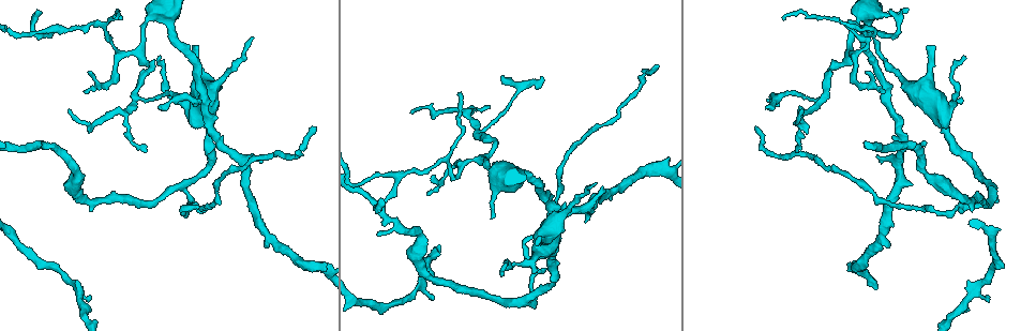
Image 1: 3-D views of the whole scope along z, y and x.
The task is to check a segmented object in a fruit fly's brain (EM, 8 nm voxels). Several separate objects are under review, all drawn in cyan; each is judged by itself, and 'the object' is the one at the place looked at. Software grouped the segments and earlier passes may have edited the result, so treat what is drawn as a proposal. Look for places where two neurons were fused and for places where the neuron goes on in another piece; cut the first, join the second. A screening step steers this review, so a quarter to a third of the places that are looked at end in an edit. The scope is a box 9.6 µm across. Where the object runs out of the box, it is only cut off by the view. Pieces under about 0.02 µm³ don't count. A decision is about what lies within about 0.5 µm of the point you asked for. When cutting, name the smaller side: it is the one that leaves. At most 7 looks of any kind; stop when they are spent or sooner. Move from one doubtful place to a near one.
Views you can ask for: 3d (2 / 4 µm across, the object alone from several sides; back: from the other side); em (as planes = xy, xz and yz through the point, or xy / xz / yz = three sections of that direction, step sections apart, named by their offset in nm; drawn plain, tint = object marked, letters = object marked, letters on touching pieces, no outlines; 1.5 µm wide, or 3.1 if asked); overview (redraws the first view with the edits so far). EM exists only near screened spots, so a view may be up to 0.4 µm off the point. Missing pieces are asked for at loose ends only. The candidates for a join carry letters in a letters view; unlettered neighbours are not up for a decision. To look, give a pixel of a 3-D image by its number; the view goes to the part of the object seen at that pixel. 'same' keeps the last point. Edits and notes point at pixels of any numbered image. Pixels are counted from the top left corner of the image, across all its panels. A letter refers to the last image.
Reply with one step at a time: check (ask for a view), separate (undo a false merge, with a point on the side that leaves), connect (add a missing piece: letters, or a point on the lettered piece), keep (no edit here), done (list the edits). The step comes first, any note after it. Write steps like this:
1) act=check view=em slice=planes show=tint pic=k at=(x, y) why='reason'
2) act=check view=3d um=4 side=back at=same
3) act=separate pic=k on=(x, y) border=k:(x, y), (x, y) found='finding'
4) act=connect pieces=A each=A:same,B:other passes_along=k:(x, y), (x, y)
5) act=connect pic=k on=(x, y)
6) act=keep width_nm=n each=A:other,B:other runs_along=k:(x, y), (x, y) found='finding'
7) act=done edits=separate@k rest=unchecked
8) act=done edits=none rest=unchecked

act=check view=em slice=planes show=letters pic=1 at=(192, 48) why='branch stops here'

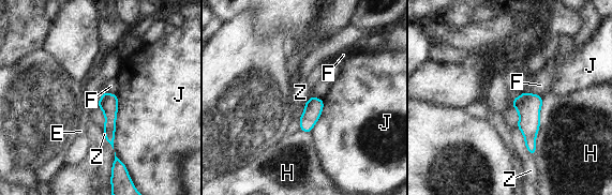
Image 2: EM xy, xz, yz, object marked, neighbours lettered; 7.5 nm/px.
act=keep each=E:other,F:other,H:other,J:other,Z:other border=2:(542, 98), (534, 155) found='none of them fits'

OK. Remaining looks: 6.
act=check view=em slice=planes show=letters pic=1 at=(884, 92) why='branch stops here'

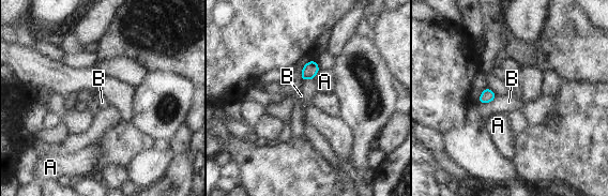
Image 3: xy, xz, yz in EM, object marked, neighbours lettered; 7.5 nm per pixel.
act=keep width_nm=100 each=A:other,B:other border=3:(497, 96), (490, 102), (477, 103) found='none of them fits'

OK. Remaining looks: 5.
act=check view=em slice=xy step=8 show=tint pic=1 at=(57, 30) why='three-way junction'

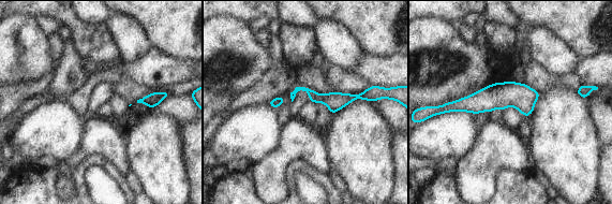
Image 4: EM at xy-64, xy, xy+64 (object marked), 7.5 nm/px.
act=check view=em slice=yz step=8 show=letters at=same why='another direction'

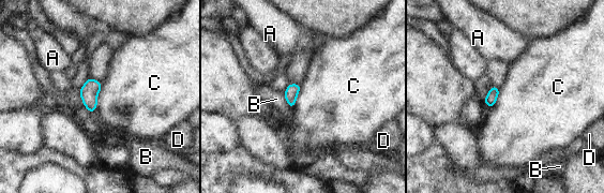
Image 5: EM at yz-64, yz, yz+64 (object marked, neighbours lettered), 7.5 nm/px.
act=keep each=A:other,B:other,C:other,D:other border=5:(102, 83), (96, 108), (92, 113) found='one neuron here'

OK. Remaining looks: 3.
act=done edits=none rest=unchecked

